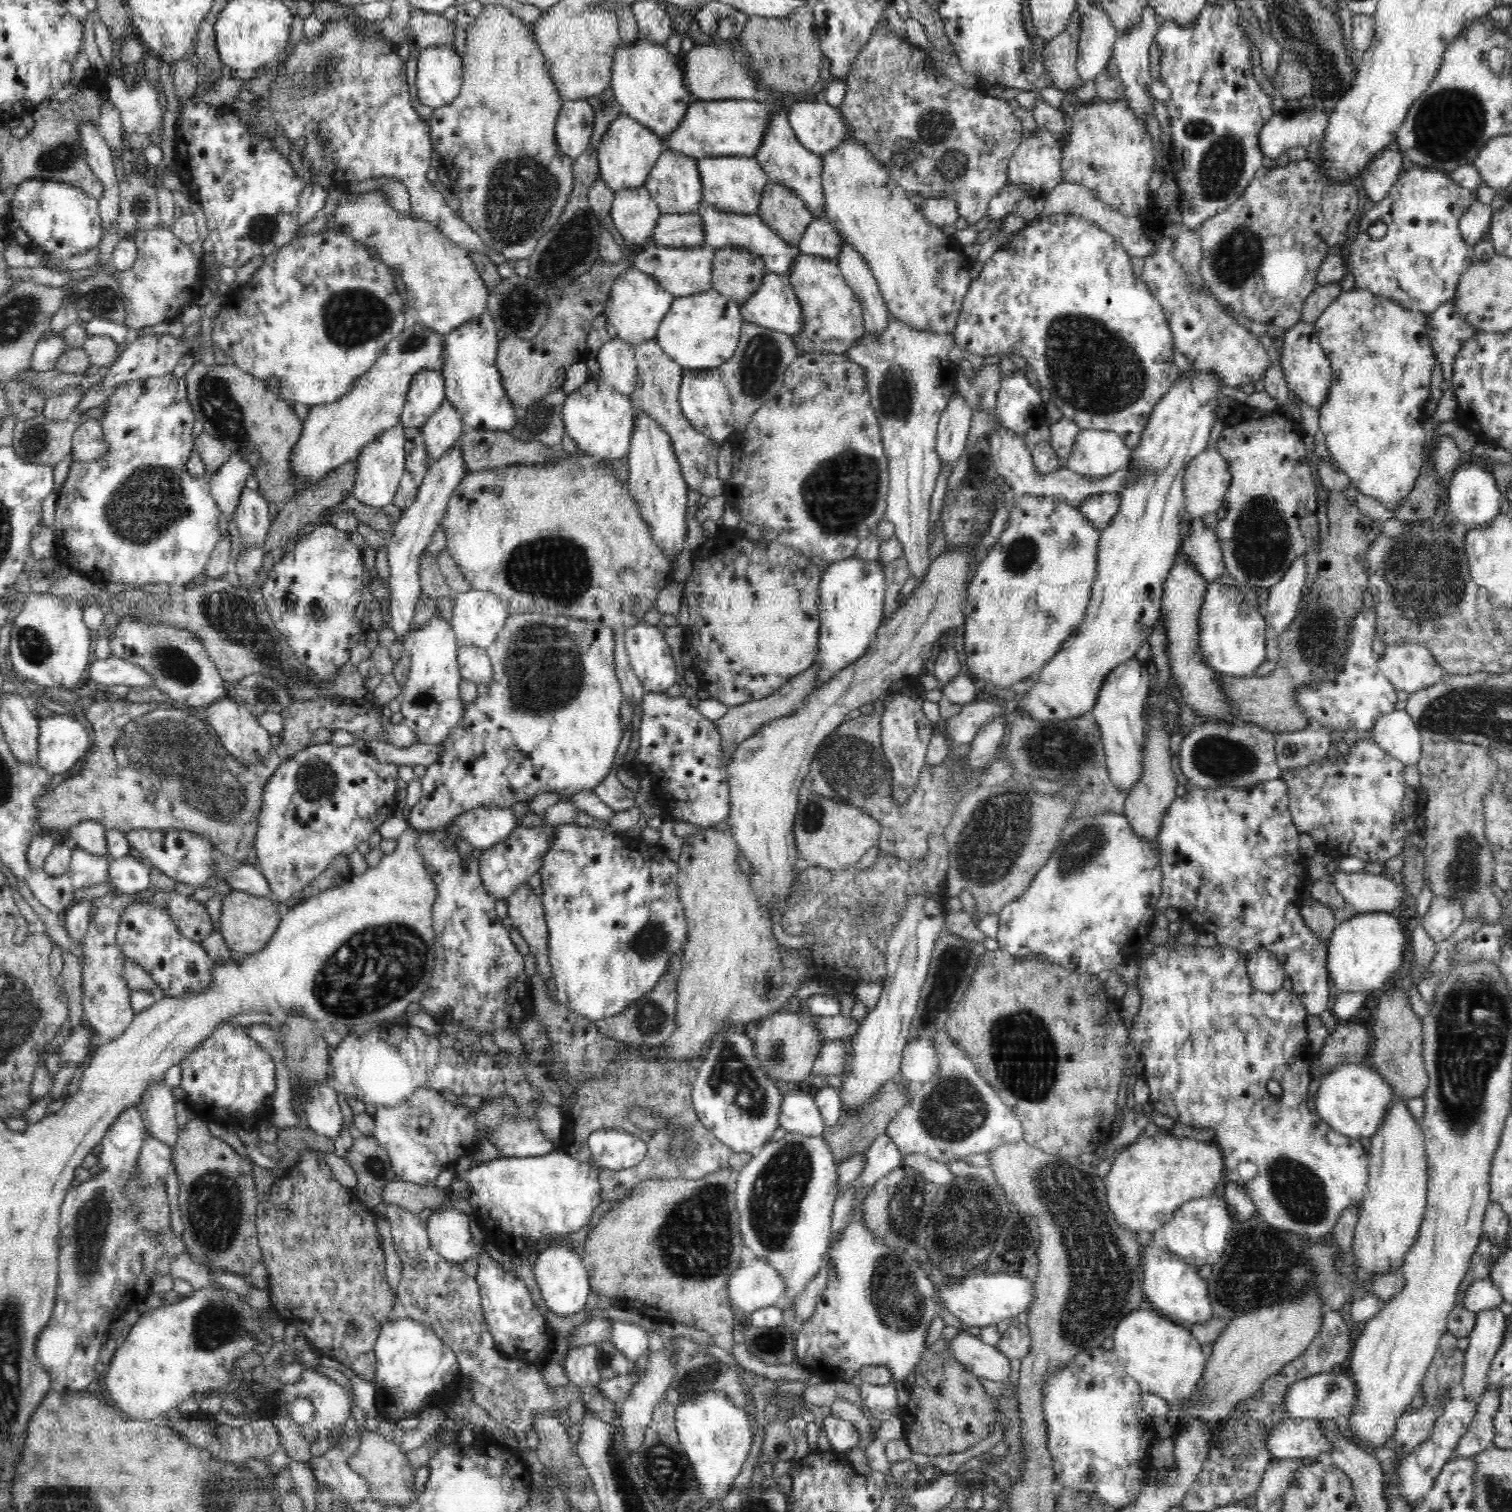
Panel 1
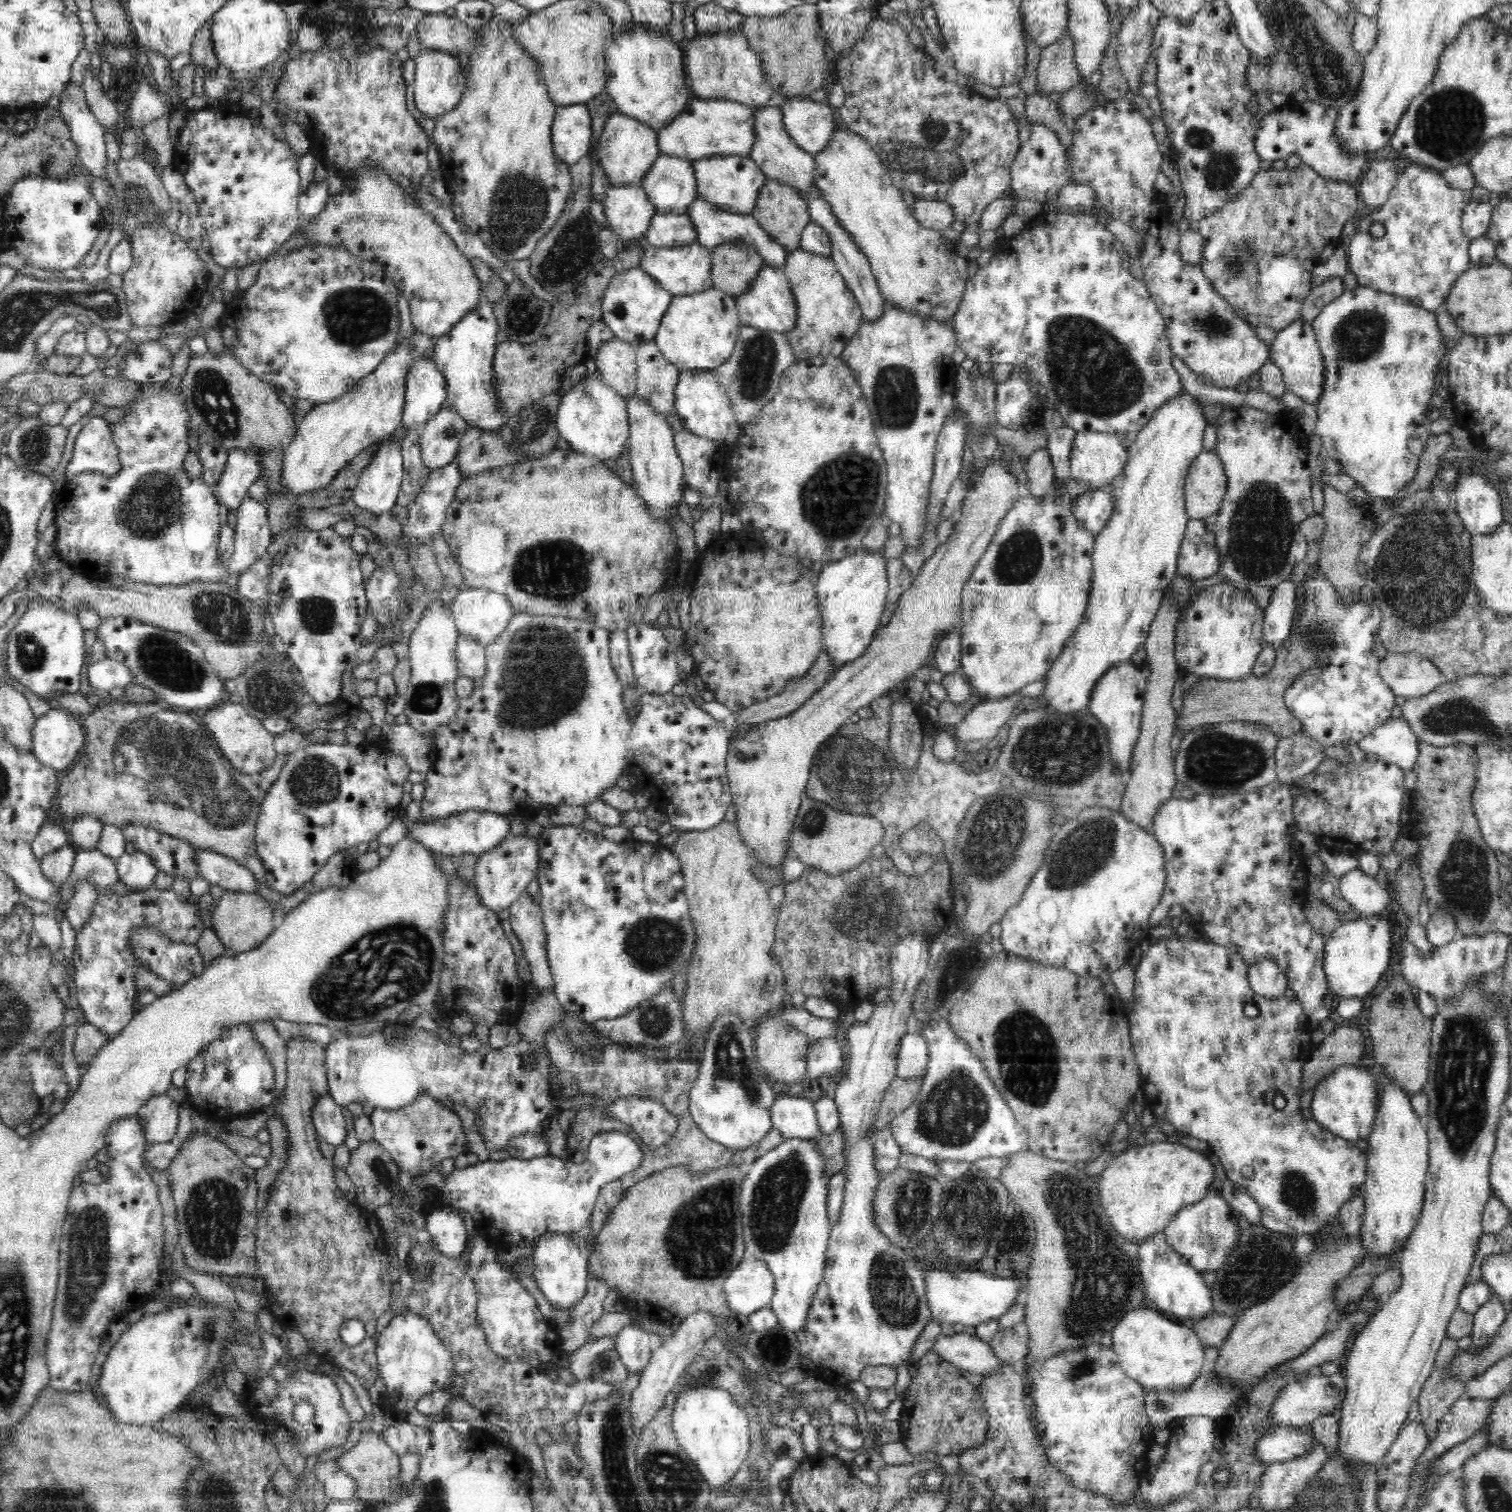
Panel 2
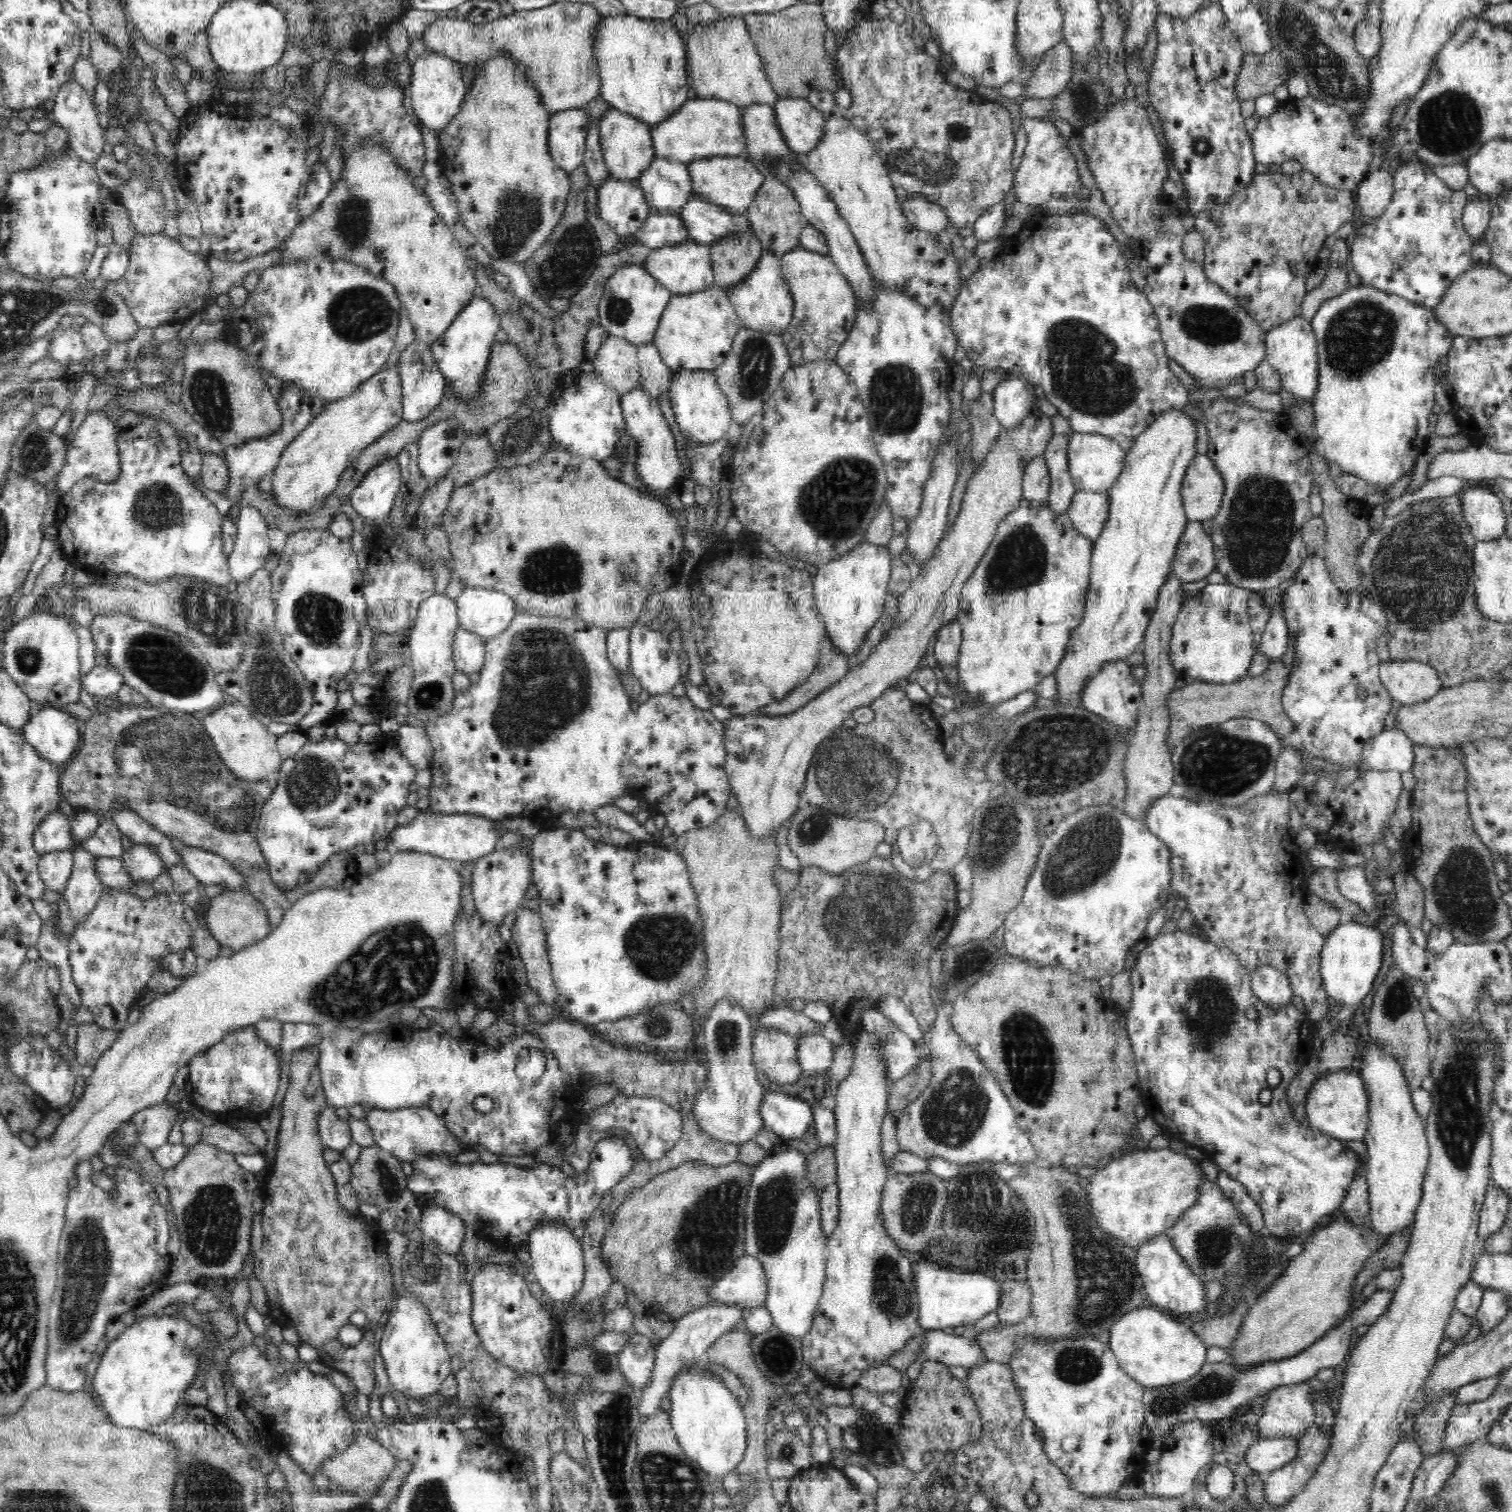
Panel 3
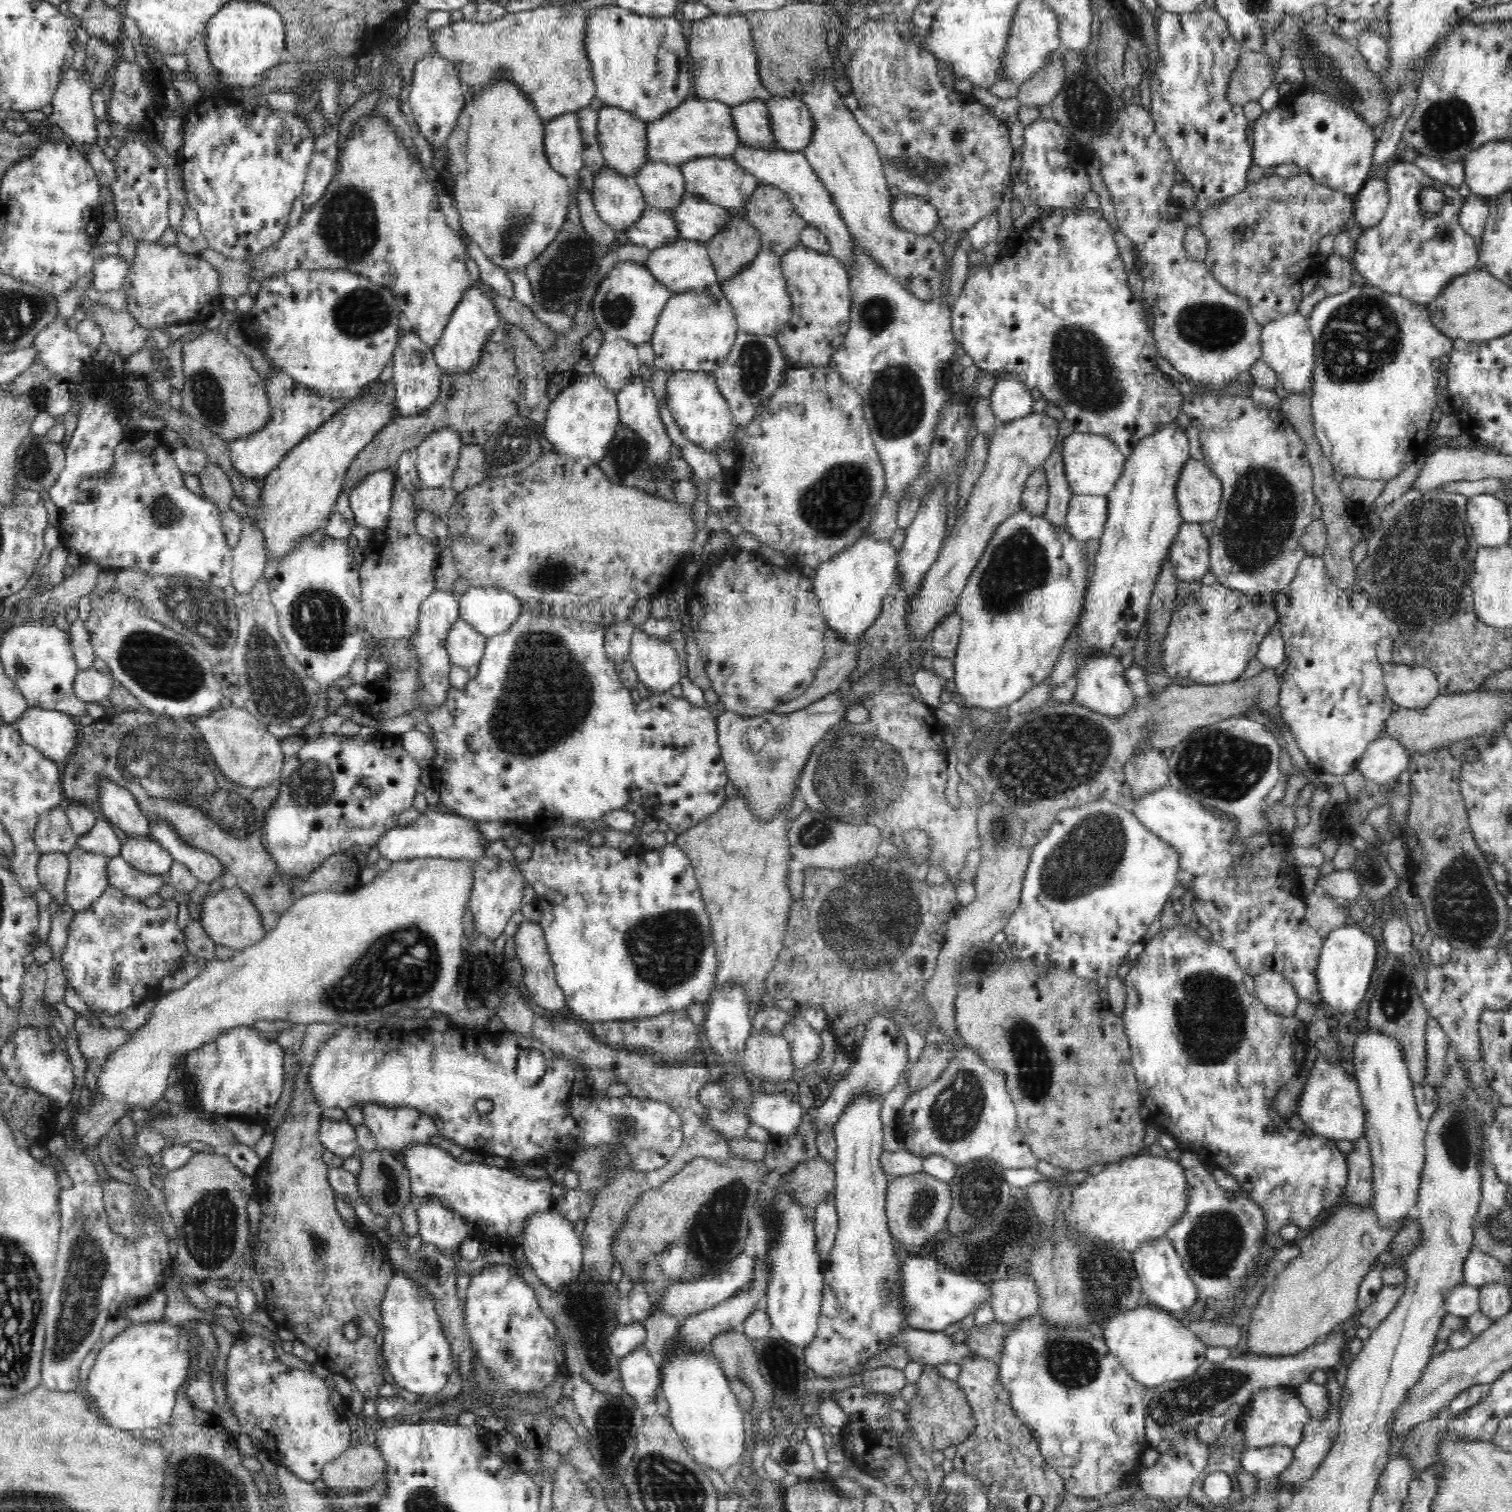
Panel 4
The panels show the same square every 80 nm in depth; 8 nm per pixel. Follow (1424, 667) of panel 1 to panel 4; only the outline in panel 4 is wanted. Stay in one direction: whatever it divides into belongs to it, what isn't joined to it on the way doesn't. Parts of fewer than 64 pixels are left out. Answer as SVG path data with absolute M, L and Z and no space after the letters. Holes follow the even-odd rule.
M1391 661L1381 667L1388 698L1399 708L1420 710L1439 695L1439 681L1433 670Z

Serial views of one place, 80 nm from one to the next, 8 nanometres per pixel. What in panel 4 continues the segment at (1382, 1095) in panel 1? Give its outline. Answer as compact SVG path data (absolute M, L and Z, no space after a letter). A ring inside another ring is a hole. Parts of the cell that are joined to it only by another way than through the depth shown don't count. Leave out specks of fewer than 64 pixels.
M1321 1055L1317 1057L1309 1072L1295 1111L1308 1127L1308 1131L1315 1135L1335 1141L1355 1141L1360 1135L1364 1135L1364 1109L1361 1107L1361 1096L1355 1078L1348 1075L1342 1067L1332 1065Z

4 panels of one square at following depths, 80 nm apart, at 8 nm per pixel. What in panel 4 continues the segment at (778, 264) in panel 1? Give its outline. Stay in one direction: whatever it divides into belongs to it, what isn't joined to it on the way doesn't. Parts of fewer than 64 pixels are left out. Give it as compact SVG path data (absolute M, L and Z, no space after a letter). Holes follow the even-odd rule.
M684 193L682 200L669 211L679 238L686 241L709 241L731 217L726 208L698 198L692 193Z

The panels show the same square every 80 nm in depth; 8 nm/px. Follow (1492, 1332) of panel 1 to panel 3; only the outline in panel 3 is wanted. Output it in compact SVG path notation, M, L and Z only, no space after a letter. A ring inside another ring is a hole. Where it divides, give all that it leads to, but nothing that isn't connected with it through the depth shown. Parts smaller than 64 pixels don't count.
M1485 1290L1475 1316L1475 1325L1481 1328L1481 1334L1492 1332L1506 1318L1509 1311L1507 1301L1507 1297L1500 1290Z

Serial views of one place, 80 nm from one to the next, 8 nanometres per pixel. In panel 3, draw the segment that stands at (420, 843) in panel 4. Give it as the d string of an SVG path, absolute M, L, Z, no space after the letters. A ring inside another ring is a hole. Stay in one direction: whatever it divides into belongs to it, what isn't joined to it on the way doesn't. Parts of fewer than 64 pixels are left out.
M426 810L420 813L406 826L397 827L390 835L386 850L394 853L420 852L433 854L436 857L467 861L476 861L495 851L496 843L502 837L500 826L494 825L497 820L486 819L470 814L437 814Z

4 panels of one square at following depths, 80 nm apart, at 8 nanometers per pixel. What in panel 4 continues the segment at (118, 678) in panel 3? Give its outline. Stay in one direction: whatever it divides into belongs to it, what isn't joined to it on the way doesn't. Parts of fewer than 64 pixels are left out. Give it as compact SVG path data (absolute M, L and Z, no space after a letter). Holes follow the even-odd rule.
M89 667L78 671L73 682L73 693L82 702L98 702L109 696L114 681L111 673L106 675Z

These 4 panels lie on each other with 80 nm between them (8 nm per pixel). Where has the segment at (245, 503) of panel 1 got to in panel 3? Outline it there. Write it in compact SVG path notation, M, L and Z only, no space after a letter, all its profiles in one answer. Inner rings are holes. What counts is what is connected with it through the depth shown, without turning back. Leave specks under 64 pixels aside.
M240 505L236 518L236 542L228 555L229 572L237 584L246 584L258 570L264 568L265 560L271 553L269 526L257 508Z

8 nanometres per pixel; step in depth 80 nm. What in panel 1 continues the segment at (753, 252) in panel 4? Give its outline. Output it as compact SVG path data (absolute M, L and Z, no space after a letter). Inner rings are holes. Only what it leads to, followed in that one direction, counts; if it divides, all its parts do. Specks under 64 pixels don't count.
M739 247L715 249L711 279L713 290L742 306L759 290L767 273L762 259Z

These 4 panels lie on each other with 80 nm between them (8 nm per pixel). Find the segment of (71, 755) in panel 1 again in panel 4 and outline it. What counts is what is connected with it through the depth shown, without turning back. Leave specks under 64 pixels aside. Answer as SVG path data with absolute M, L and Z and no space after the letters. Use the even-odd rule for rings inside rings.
M30 707L11 725L20 733L21 739L26 744L35 746L46 758L53 761L68 759L80 738L80 732L74 723L74 718L70 714L58 710Z

